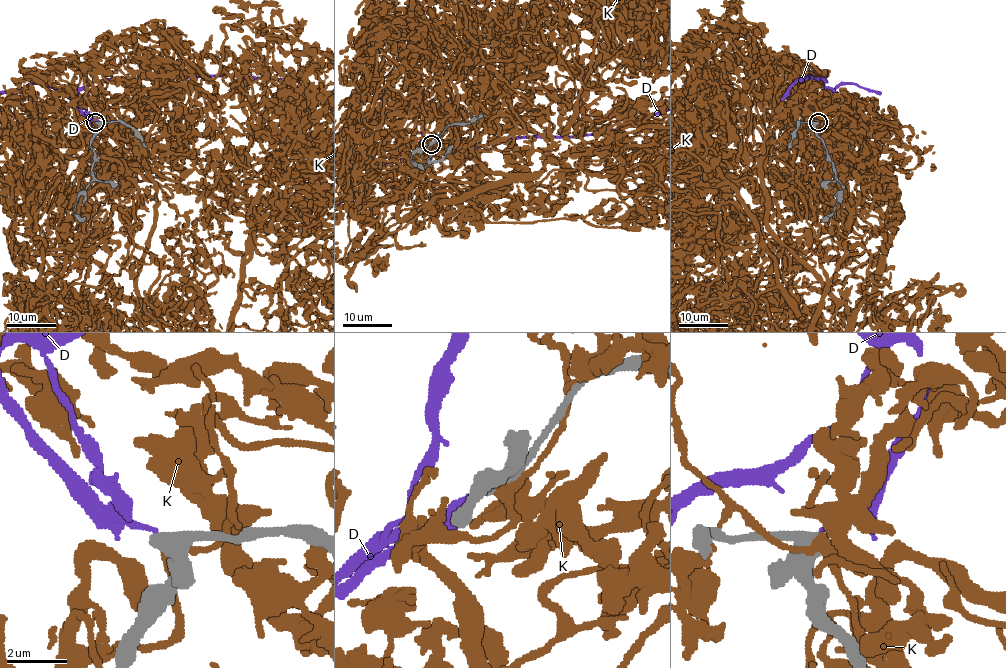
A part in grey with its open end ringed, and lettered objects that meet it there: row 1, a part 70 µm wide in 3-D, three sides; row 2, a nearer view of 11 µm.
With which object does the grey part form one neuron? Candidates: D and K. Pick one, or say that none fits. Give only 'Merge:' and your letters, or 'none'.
Merge: none

